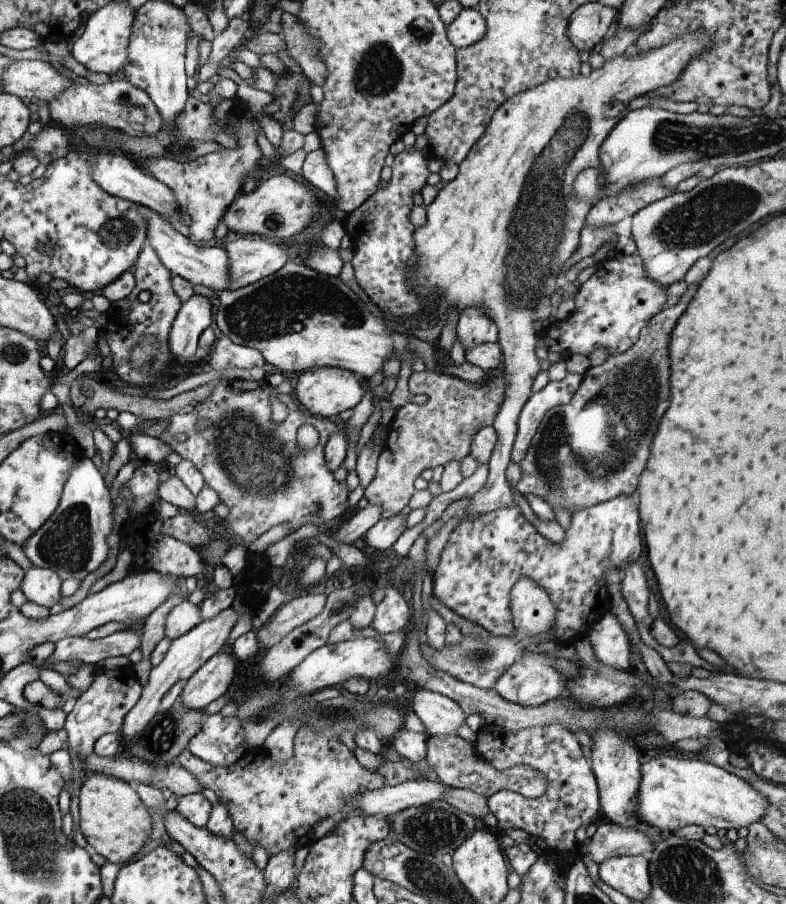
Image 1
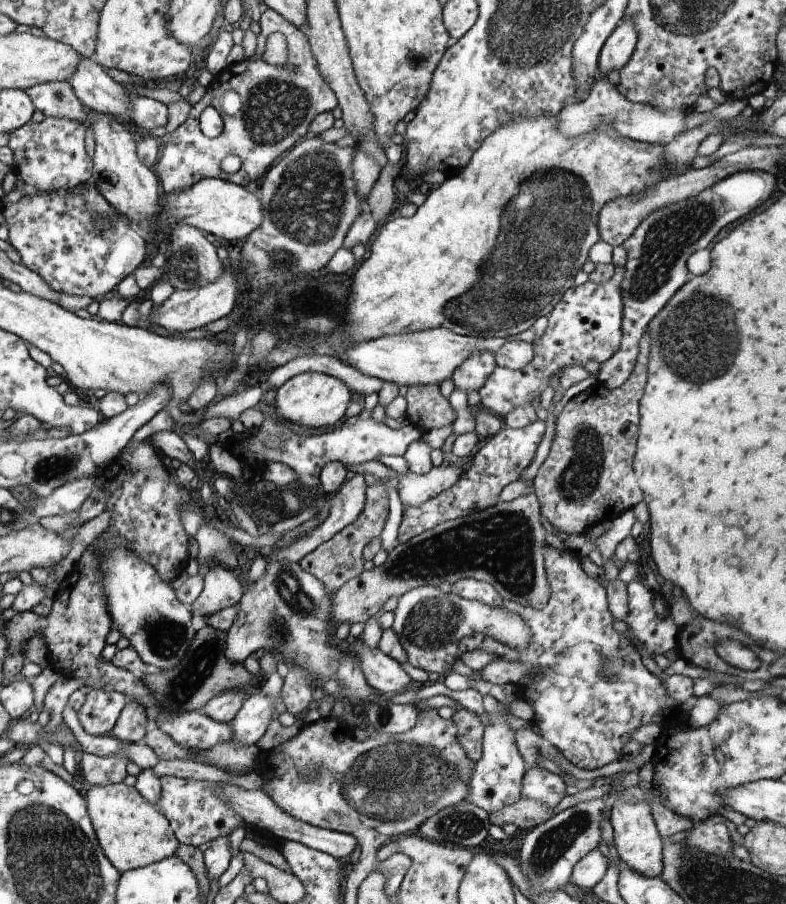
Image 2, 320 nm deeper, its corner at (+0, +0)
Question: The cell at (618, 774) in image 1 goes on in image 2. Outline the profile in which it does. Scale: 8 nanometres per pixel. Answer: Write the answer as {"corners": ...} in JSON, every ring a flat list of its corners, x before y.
{"corners":[[622,800,612,801,609,819,613,826,619,860,624,861,630,870,642,876,660,877,663,871,662,837,653,819,651,806,646,801,638,804,628,804]]}

